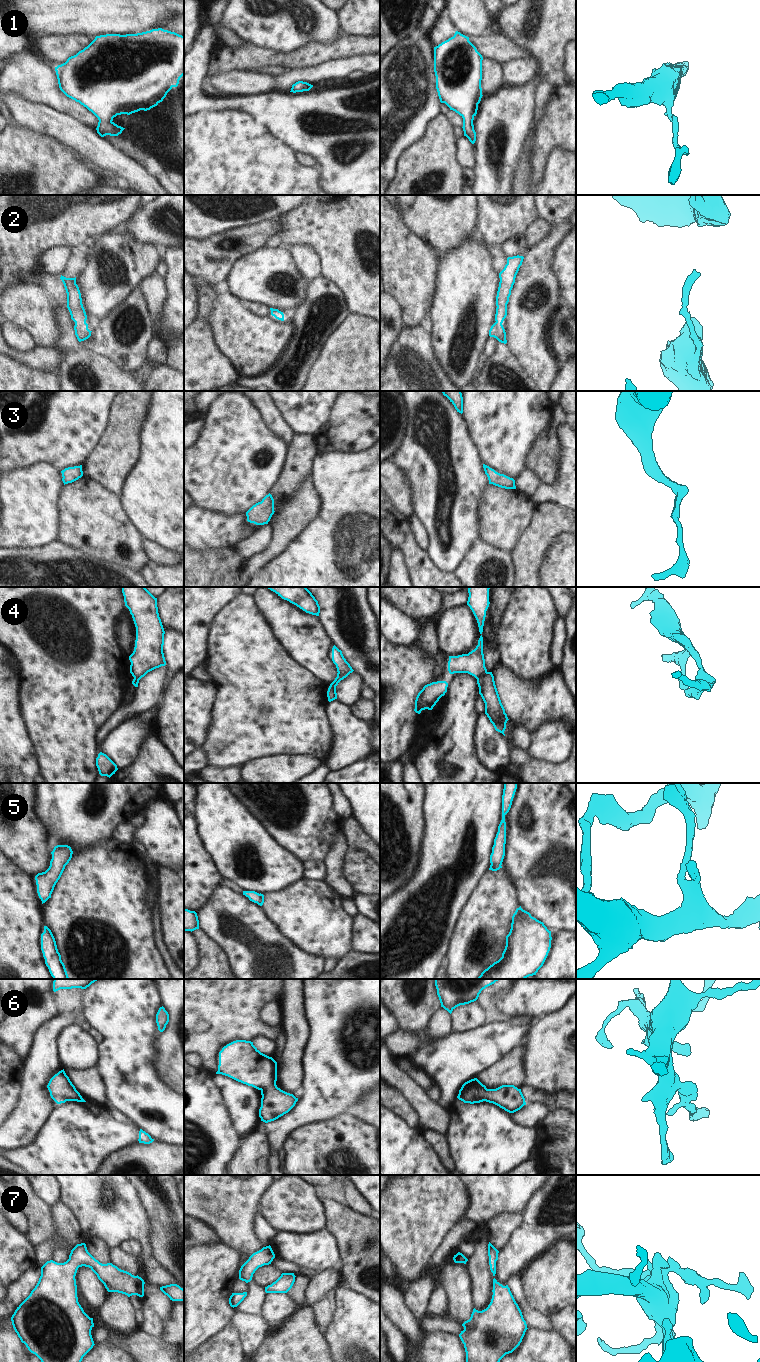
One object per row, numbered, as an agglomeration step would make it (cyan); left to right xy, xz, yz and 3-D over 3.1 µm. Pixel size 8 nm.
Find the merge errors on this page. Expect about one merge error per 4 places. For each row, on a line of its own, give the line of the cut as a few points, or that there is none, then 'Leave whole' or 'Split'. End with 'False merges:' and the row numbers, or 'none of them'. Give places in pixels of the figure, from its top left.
1: No split. Leave whole
2: No split. Leave whole
3: No split. Leave whole
4: Split along yz (486, 671), (477, 679). Split
5: No split. Leave whole
6: No split. Leave whole
7: No split. Leave whole
False merges: 4.

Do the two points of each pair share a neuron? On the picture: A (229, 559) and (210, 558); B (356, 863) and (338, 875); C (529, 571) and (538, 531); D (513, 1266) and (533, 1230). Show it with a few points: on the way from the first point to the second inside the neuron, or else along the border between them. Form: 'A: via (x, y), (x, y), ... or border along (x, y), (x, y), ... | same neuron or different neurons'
A: via (224, 559), (215, 559) | same neuron
B: border along (346, 849), (343, 876), (355, 892) | different neurons
C: via (529, 561), (529, 549), (535, 541) | same neuron
D: via (514, 1257), (531, 1239) | same neuron

